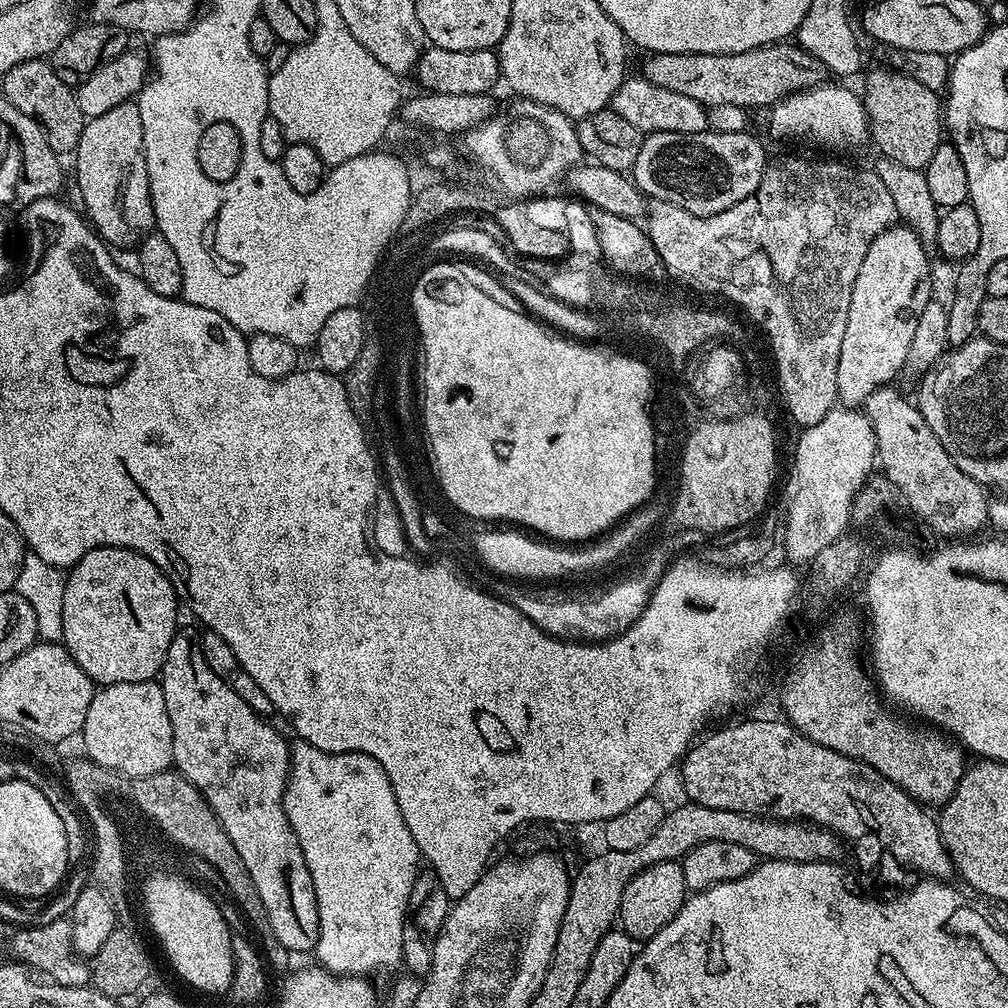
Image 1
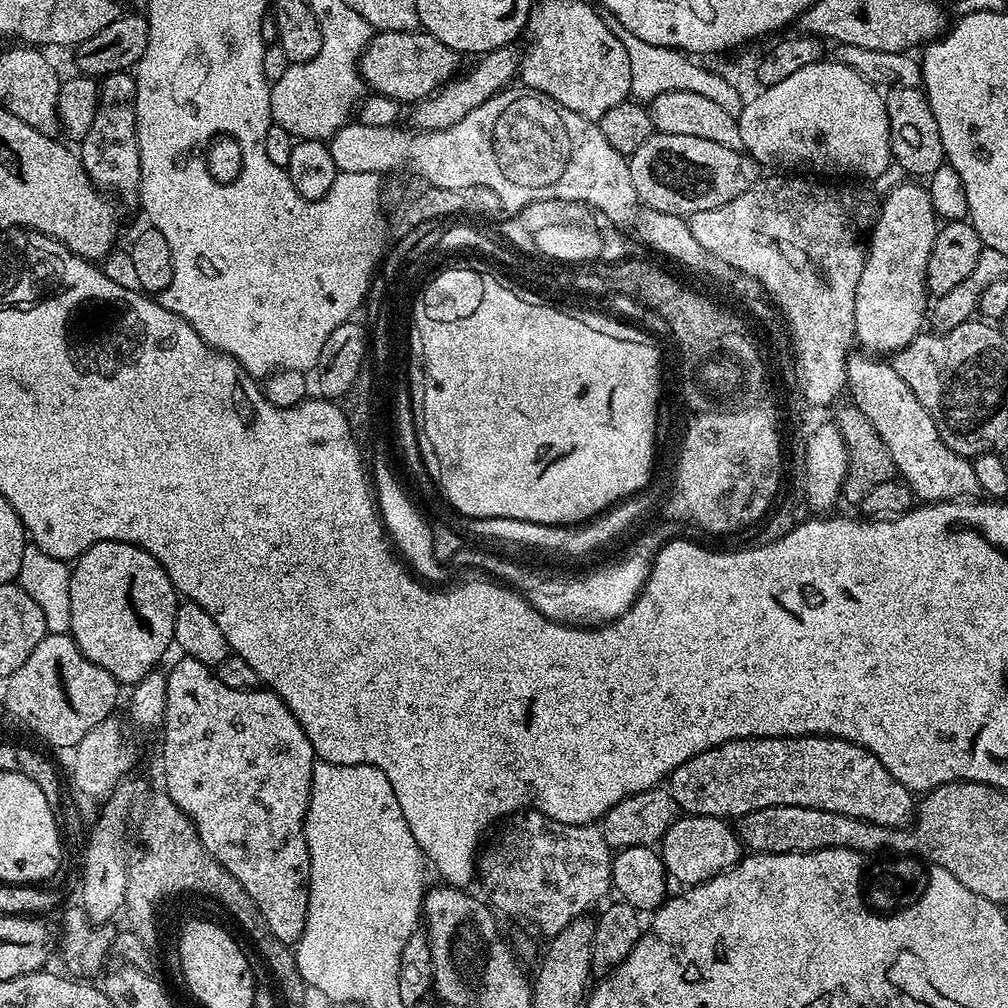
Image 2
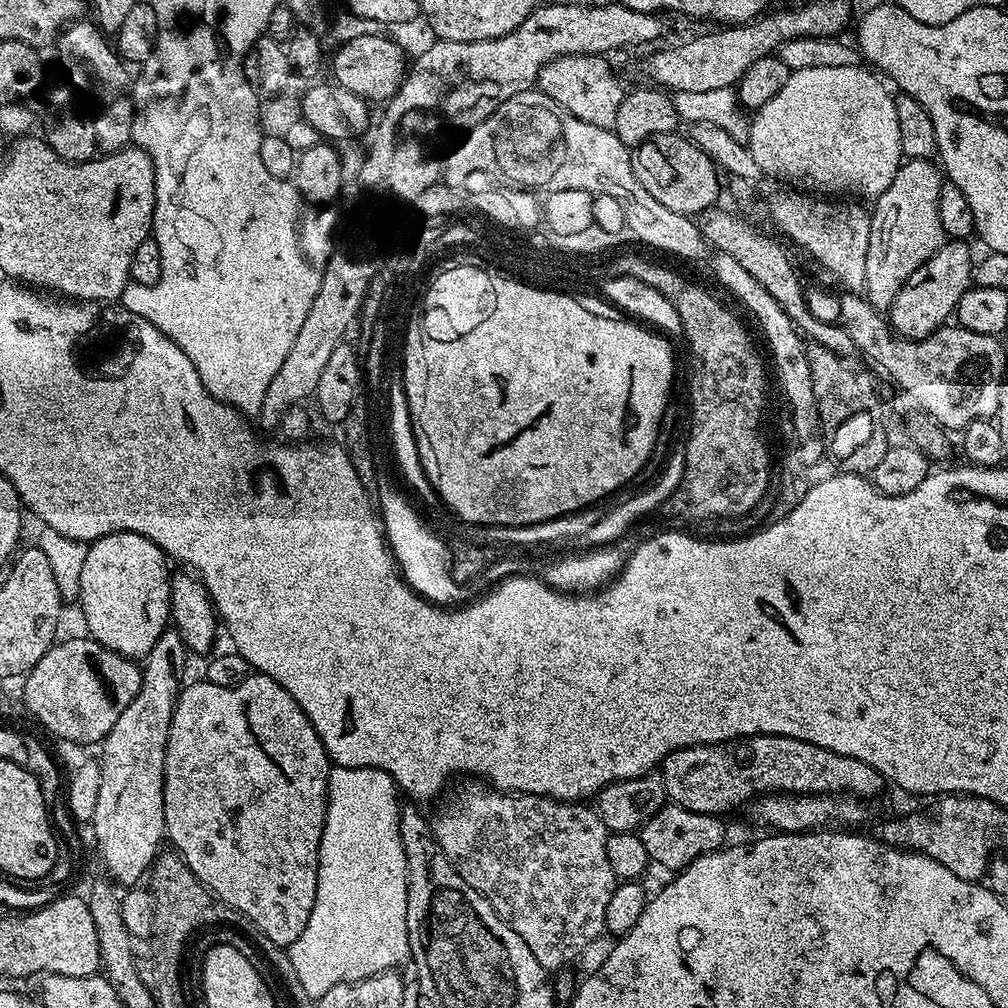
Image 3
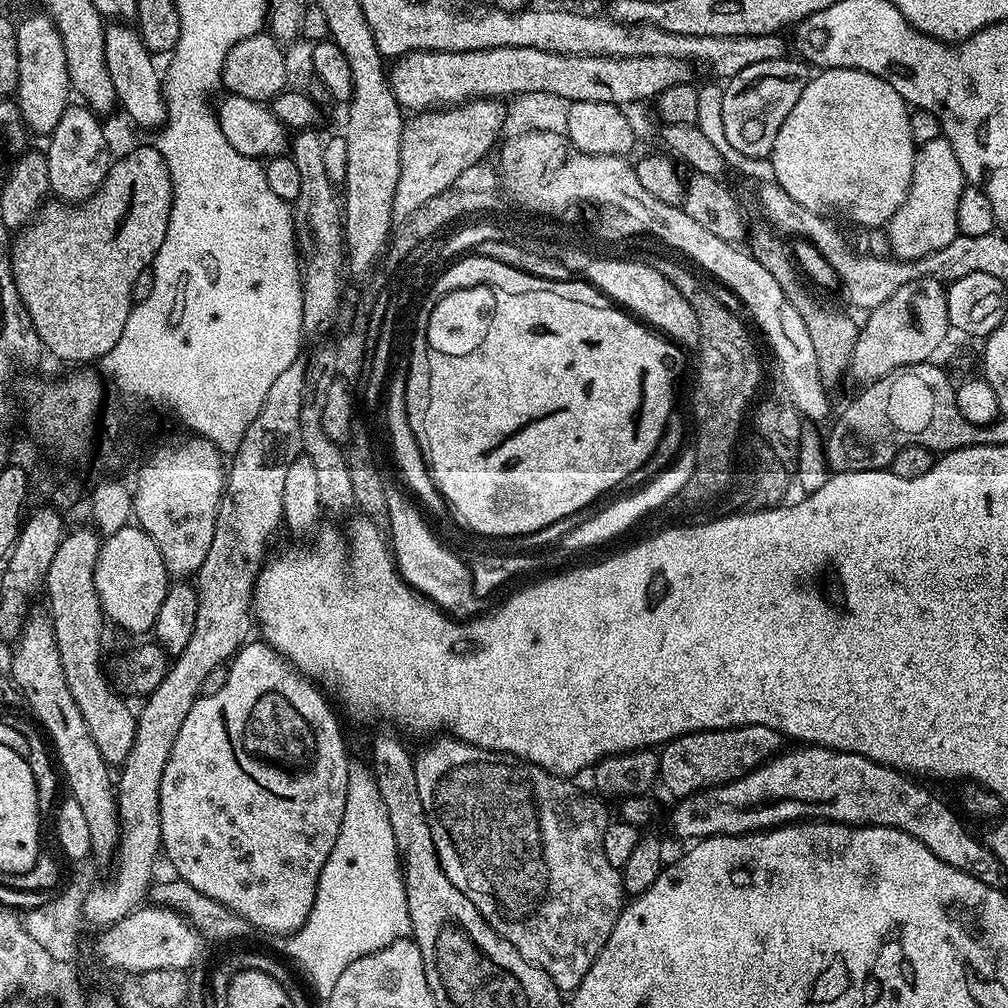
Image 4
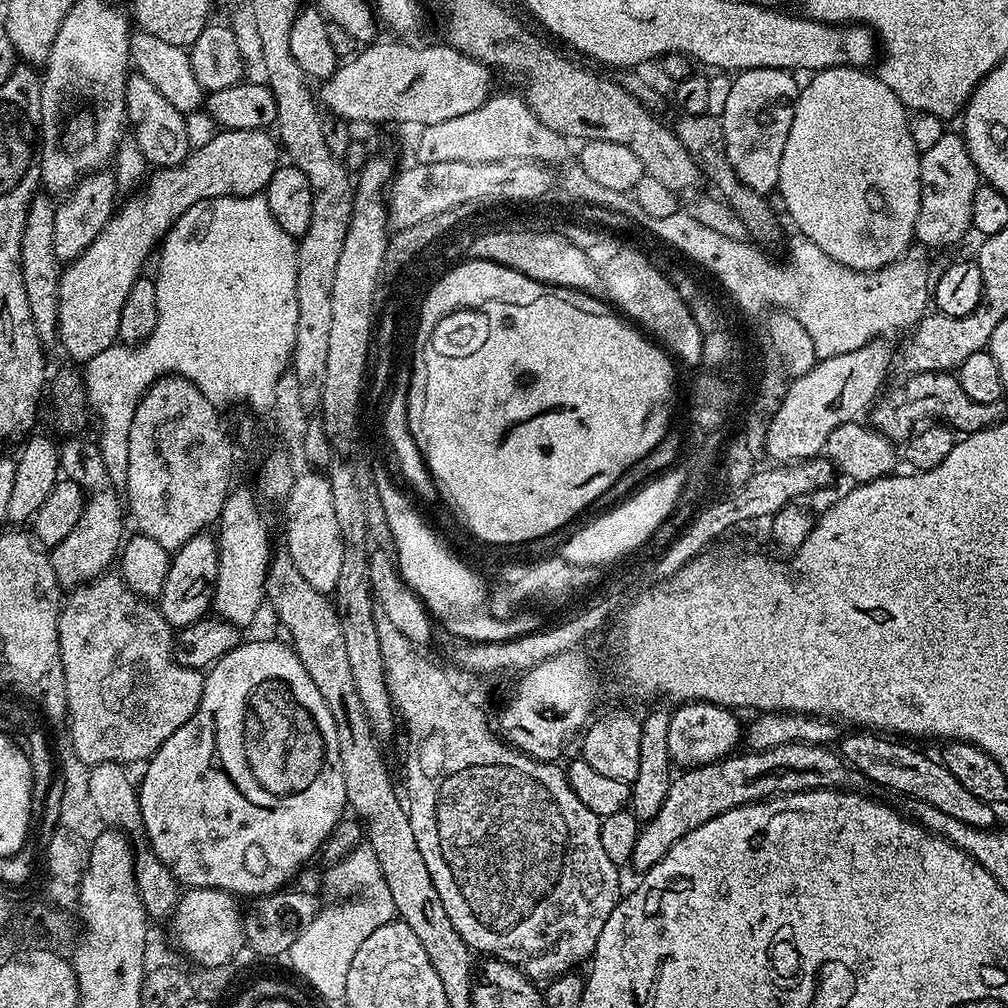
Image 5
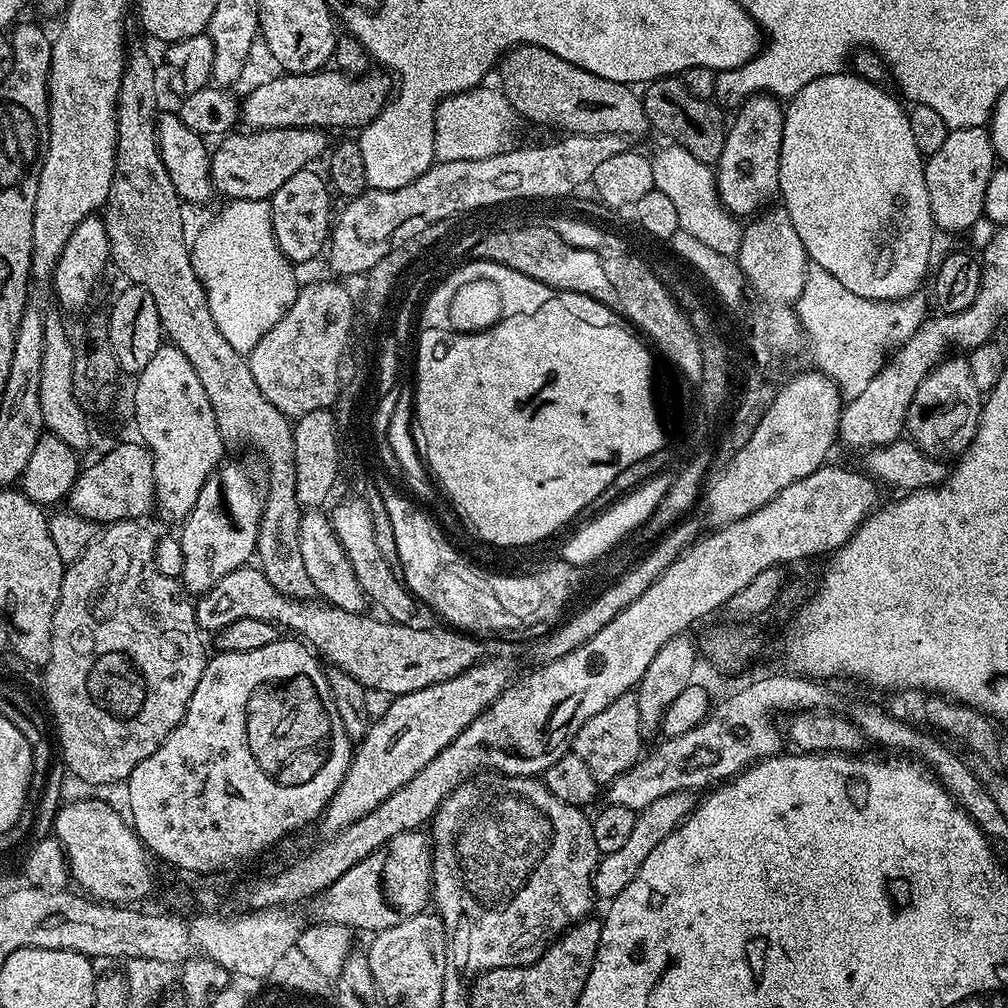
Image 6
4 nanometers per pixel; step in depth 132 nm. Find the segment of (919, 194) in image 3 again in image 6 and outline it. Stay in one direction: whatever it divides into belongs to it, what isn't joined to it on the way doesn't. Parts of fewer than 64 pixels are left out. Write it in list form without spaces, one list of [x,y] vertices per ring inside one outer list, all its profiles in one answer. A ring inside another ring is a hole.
[[[983,127],[953,128],[948,133],[946,142],[924,162],[926,190],[930,194],[930,210],[932,223],[937,229],[945,228],[948,232],[964,232],[976,223],[981,223],[984,215],[984,199],[986,198],[986,182],[990,182],[992,173],[997,167],[998,157],[992,148],[991,135]]]

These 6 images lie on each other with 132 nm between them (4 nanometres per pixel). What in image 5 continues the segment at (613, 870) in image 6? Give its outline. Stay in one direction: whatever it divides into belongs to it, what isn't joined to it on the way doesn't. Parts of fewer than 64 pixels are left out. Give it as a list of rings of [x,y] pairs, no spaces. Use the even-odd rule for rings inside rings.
[[[787,744],[761,752],[744,750],[706,766],[689,768],[673,779],[658,814],[654,814],[652,820],[643,821],[638,840],[634,842],[631,867],[636,867],[640,874],[647,872],[667,856],[674,842],[690,834],[690,830],[698,830],[698,826],[710,822],[710,818],[726,814],[726,810],[770,800],[786,792],[805,792],[815,788],[856,790],[861,787],[859,784],[862,784],[860,773],[823,744]]]

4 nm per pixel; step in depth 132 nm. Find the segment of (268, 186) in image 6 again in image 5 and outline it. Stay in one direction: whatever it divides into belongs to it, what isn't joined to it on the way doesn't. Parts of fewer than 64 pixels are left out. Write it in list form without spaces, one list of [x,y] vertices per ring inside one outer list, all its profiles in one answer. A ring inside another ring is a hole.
[[[220,130],[217,131],[217,136],[212,136],[208,140],[208,144],[204,144],[201,148],[193,147],[189,151],[188,156],[181,164],[176,164],[172,168],[156,168],[155,171],[147,177],[146,183],[139,190],[133,191],[132,196],[128,201],[121,203],[119,207],[113,211],[111,218],[106,222],[106,226],[102,230],[102,234],[98,234],[98,238],[94,238],[94,242],[90,242],[90,246],[78,258],[67,261],[63,265],[60,273],[60,313],[58,314],[58,326],[60,331],[58,333],[59,347],[64,347],[74,359],[79,362],[86,362],[90,358],[94,358],[94,354],[102,354],[102,350],[112,347],[117,343],[120,335],[120,319],[122,318],[122,306],[126,306],[126,294],[130,294],[130,286],[134,286],[136,280],[141,279],[144,268],[144,263],[148,260],[148,255],[157,251],[158,245],[167,236],[168,231],[172,229],[172,224],[182,214],[186,214],[186,210],[190,210],[190,206],[194,206],[203,200],[210,198],[218,198],[219,196],[255,196],[263,193],[268,187],[270,178],[274,174],[274,170],[281,163],[282,152],[278,147],[278,140],[275,135],[269,134],[267,131],[259,132],[258,130]]]

